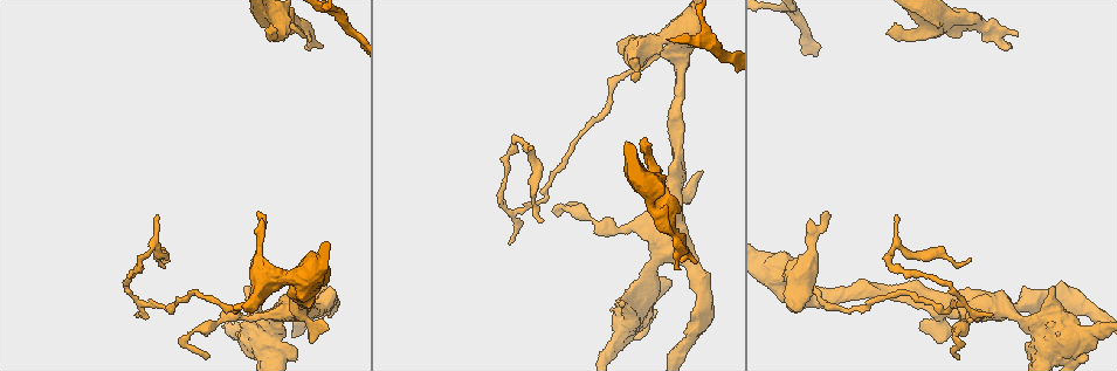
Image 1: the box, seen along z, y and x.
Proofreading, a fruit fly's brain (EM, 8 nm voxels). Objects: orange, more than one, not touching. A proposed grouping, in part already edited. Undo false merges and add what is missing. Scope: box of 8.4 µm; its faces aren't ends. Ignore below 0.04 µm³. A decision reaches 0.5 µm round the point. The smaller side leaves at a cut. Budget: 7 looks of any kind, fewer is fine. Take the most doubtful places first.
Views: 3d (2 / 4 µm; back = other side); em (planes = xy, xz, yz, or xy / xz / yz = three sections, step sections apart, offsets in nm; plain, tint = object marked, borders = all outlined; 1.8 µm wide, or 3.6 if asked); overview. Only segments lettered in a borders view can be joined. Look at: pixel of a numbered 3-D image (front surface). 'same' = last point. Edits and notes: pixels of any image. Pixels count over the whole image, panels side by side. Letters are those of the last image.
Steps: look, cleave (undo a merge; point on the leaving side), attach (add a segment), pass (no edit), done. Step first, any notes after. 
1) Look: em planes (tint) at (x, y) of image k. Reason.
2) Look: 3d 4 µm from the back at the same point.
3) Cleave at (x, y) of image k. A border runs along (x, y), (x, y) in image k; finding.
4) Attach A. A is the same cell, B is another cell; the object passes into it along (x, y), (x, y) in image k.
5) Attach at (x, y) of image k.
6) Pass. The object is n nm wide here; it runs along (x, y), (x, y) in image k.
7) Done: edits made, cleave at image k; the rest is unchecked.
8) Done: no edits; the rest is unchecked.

Look: 3d 4 µm at (264, 29) of image 1. Free end.

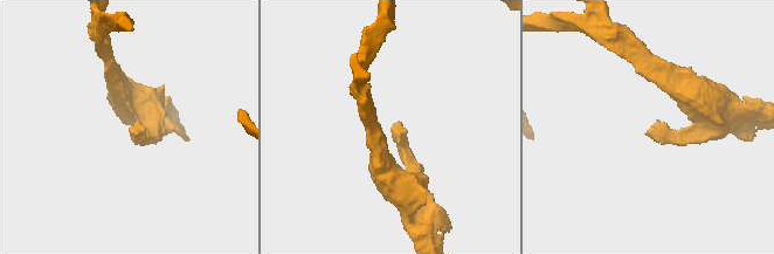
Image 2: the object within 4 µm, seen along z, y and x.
Look: em xz step 8 (borders) at (647, 130) of image 2. Need the tissue.

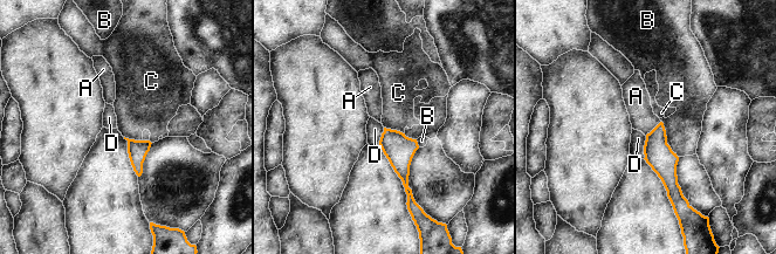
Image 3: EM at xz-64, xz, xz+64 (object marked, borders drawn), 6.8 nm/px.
Pass. A, B, C and D are other cells; a border runs along (384, 126), (404, 134) in image 3; none of them fits.

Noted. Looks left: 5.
Look: 3d 2 µm at (679, 210) of image 1. An open end.

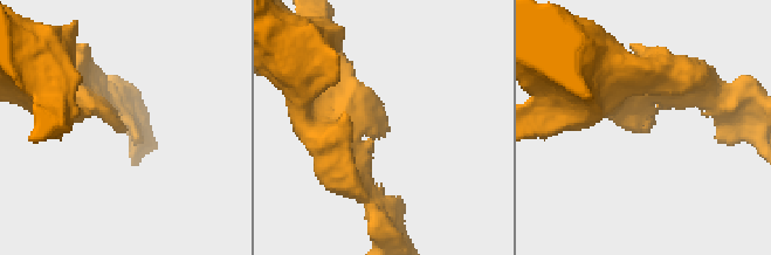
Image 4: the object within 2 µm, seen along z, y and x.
Look: em planes (plain) at (127, 130) of image 4. Shape alone is not enough.

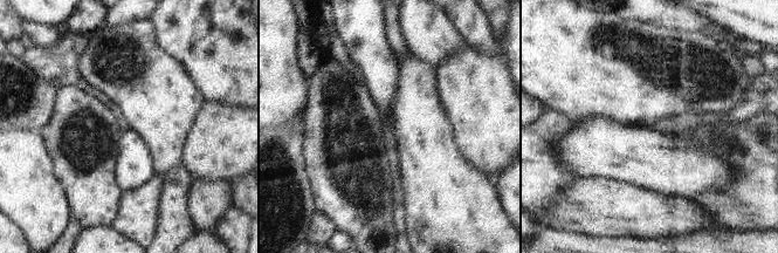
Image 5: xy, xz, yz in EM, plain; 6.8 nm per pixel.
Look: em planes (borders) at the same point. What lies round it.

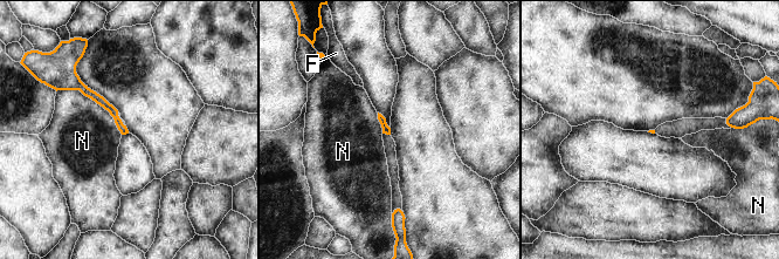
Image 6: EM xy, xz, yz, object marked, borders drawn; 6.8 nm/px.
Pass. F and N are other cells; it runs along (74, 86), (101, 100), (124, 131) in image 6; none of them fits.

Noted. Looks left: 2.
Look: em planes (borders) at (259, 211) of image 1. Free end.

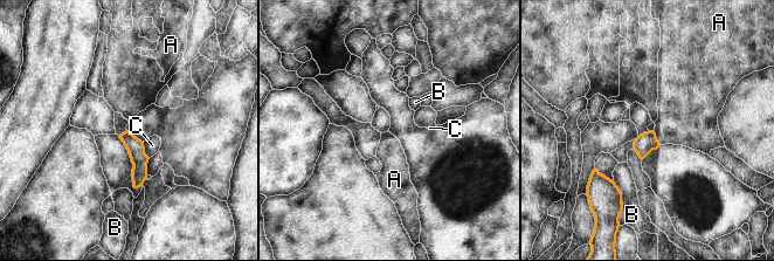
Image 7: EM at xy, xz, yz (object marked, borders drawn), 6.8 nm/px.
Pass. A, B and C are other cells; a border runs along (654, 130), (655, 137), (661, 144) in image 7; none of them fits.

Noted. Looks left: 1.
Done: no edits; the rest is unchecked.

